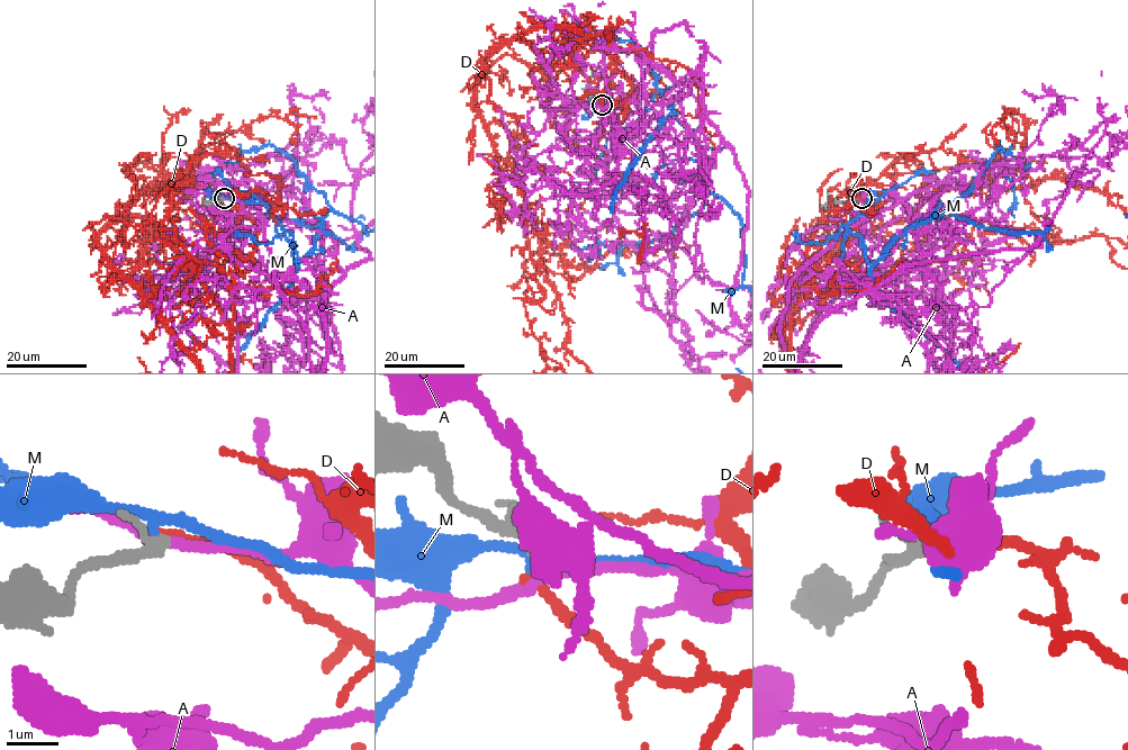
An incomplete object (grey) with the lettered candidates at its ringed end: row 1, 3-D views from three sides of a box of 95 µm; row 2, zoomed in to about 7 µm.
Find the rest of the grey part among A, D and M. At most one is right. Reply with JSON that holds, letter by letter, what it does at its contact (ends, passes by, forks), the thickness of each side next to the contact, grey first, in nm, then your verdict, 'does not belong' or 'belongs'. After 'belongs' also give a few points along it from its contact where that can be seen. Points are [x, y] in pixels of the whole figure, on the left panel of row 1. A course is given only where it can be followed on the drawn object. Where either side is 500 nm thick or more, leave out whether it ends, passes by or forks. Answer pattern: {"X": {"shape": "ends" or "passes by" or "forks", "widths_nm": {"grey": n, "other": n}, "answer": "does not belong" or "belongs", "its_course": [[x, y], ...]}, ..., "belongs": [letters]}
{"A": {"shape": "passes by", "widths_nm": {"grey": 180, "other": 200}, "answer": "does not belong"}, "D": {"shape": "ends", "widths_nm": {"grey": 180, "other": 220}, "answer": "belongs"}, "M": {"shape": "passes by", "widths_nm": {"grey": 180, "other": 170}, "answer": "does not belong"}, "belongs": ["D"]}

